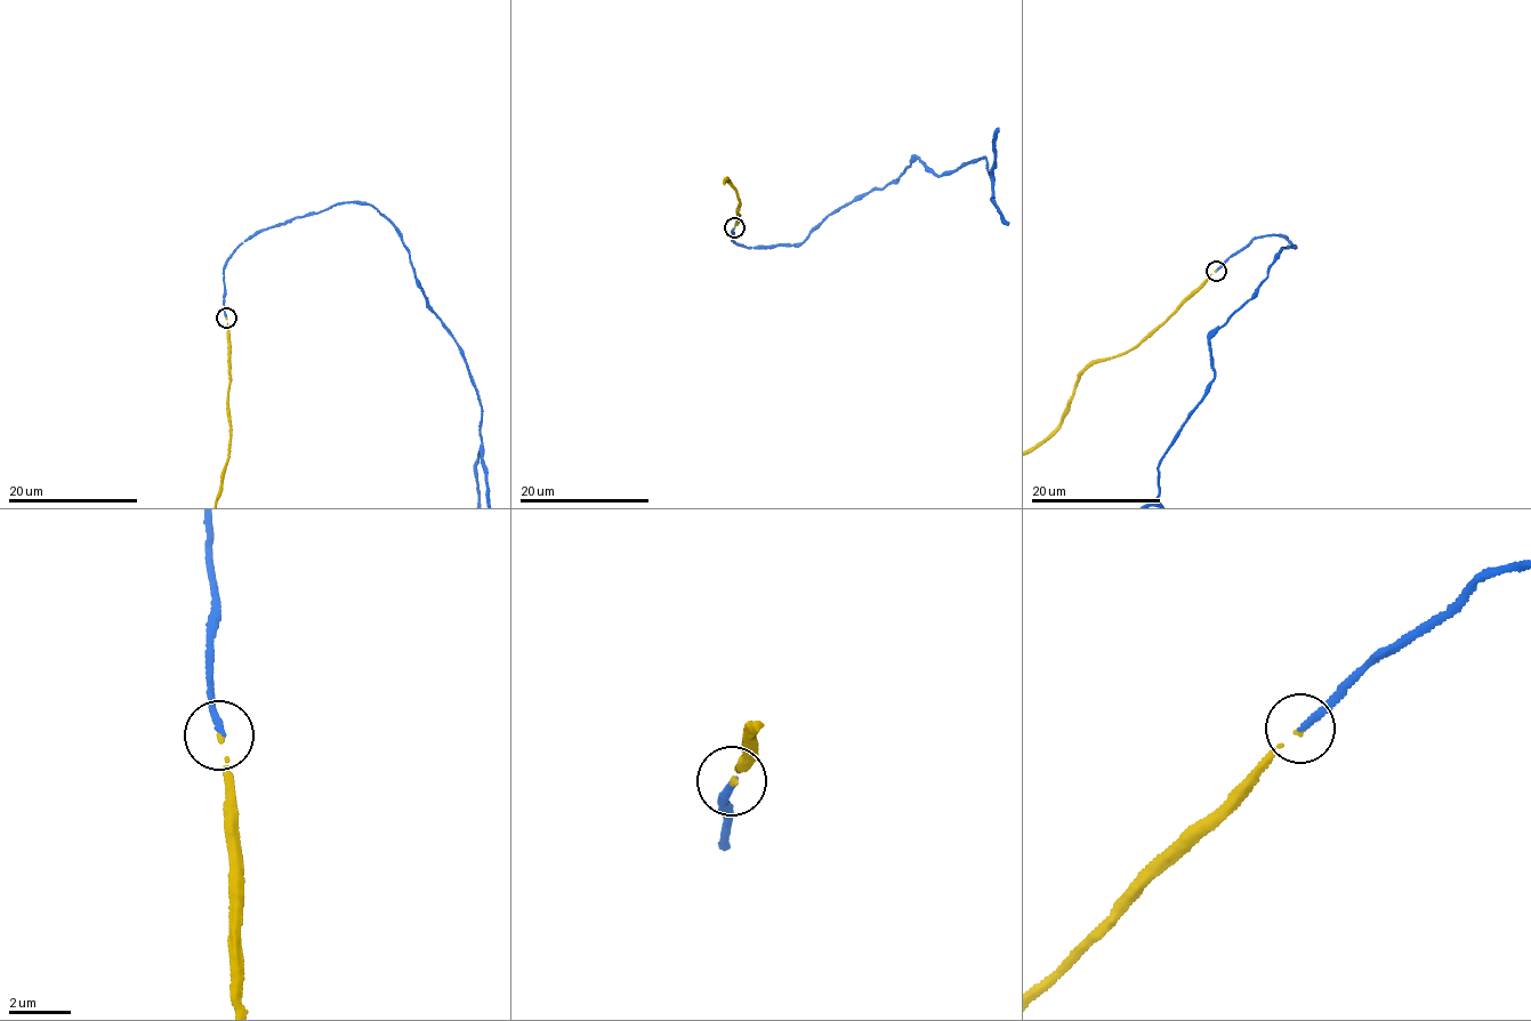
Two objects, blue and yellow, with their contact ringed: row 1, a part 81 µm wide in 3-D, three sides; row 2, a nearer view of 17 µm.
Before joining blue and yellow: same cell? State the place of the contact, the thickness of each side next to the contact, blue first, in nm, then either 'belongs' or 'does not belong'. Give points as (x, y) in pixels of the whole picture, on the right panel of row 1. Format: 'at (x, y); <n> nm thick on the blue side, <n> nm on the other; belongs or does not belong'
at (1216, 271); 240 nm thick on the blue side, 120 nm on the other; belongs

